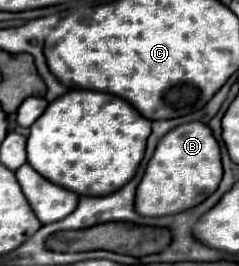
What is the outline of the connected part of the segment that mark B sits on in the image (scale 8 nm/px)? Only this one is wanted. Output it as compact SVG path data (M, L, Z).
M203 122L181 124L159 140L147 164L145 176L137 186L135 210L141 216L167 216L185 212L201 204L207 196L211 196L217 190L221 176L223 168L221 168L219 144L213 138L211 128Z

